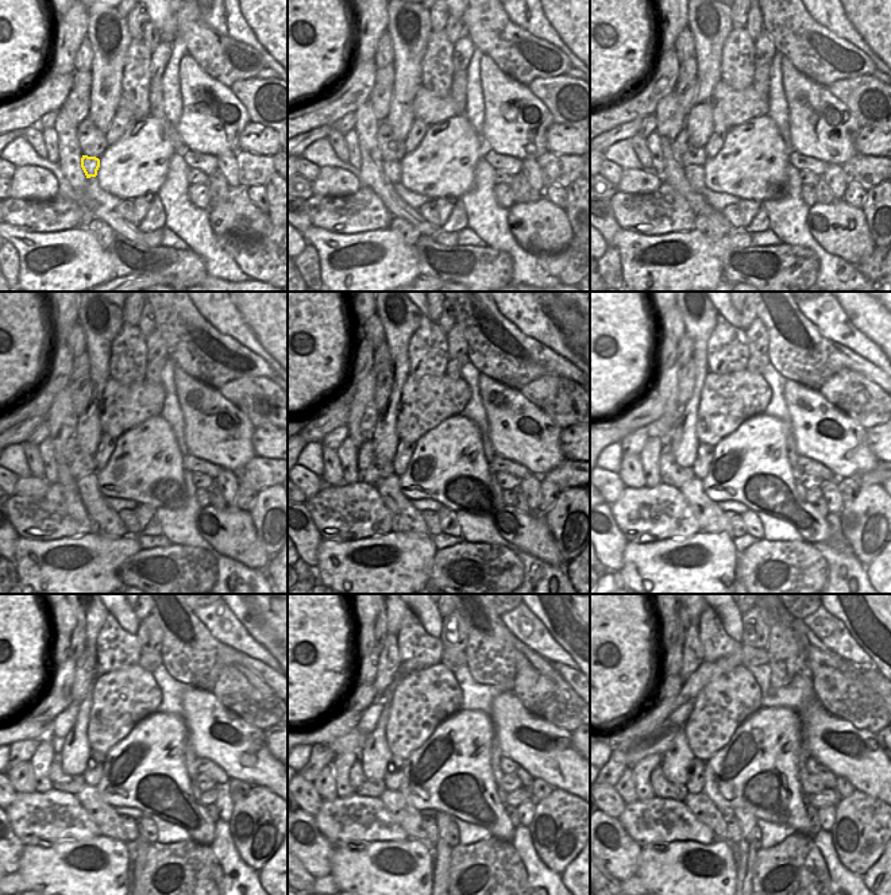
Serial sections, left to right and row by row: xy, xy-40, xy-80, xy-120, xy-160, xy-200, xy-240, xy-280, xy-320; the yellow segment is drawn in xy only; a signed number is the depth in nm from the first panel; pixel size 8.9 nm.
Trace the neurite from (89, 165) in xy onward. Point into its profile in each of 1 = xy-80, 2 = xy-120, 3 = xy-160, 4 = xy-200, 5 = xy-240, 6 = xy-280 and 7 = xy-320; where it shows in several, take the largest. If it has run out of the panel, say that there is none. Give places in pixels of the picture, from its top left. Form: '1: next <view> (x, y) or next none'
1: next xy-80 (695, 174)
2: next xy-120 (88, 489)
3: next xy-160 (389, 489)
4: next xy-200 (691, 490)
5: next xy-240 (89, 798)
6: next xy-280 (390, 798)
7: next xy-320 (693, 801)

